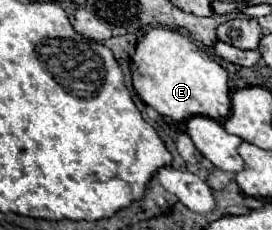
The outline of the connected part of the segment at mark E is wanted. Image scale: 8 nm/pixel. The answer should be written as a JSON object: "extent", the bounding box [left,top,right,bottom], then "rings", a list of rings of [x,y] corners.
{"extent":[130,28,230,122],"rings":[[[152,28],[146,32],[132,56],[130,72],[132,86],[138,96],[158,114],[176,122],[198,114],[214,120],[224,120],[230,114],[228,72],[180,32],[168,28]]]}

